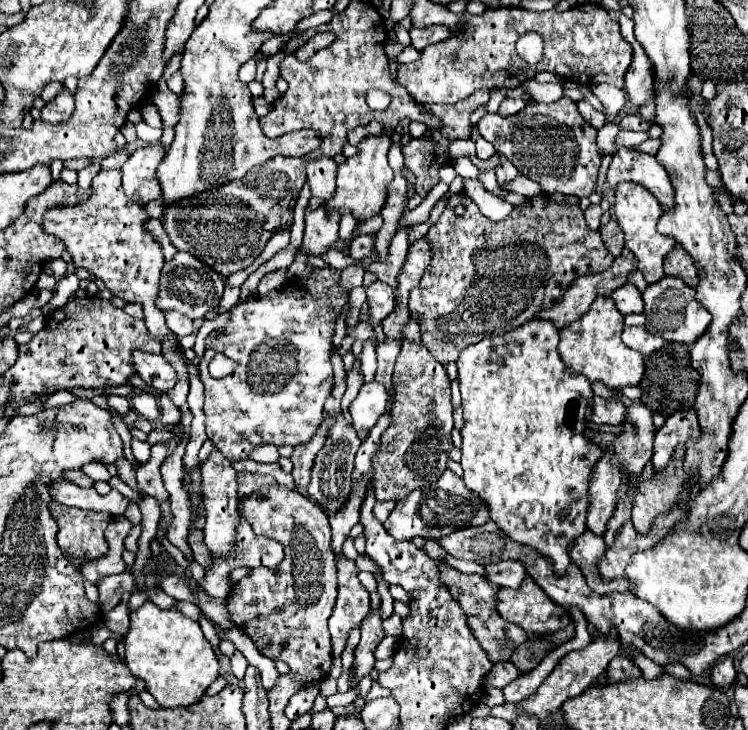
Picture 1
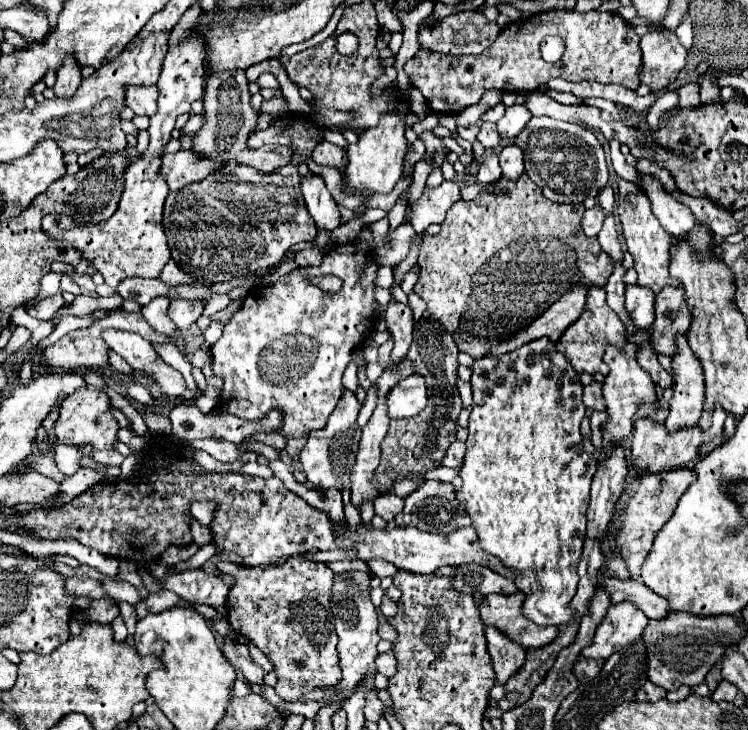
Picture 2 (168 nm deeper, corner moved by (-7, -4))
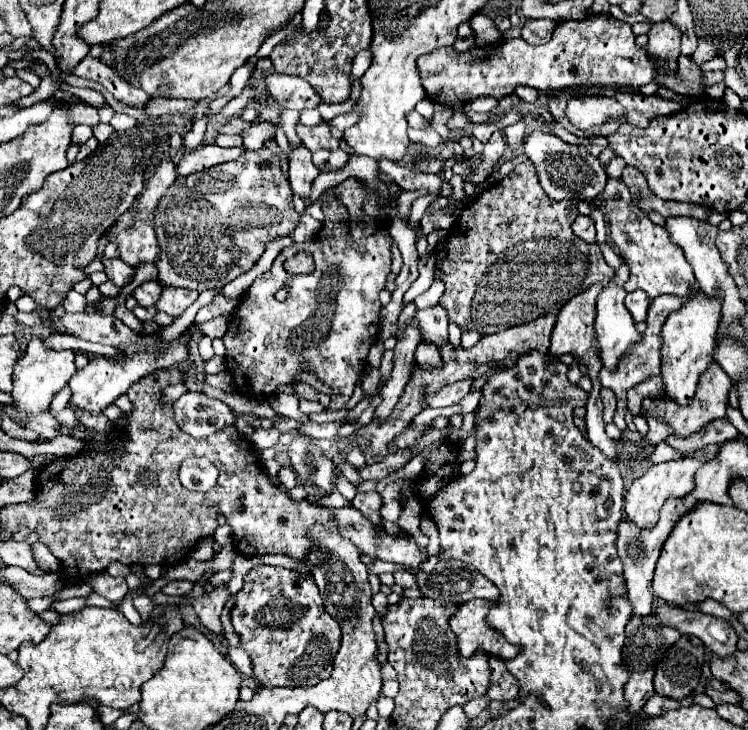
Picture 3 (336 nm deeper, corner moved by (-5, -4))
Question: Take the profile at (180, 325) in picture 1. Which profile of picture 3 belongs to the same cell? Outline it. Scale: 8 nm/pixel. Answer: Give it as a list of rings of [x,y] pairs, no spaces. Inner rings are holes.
[[[164,288],[156,310],[166,312],[172,318],[178,318],[180,314],[184,314],[184,310],[198,298],[196,290],[184,290],[184,288]]]

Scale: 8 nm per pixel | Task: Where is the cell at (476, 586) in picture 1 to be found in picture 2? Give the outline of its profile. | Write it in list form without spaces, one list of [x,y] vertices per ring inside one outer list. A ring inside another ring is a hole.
[[[486,626],[486,640],[496,672],[496,684],[506,684],[522,668],[522,662],[526,658],[526,648],[514,644],[512,640],[508,640],[508,636],[504,636],[492,626]]]

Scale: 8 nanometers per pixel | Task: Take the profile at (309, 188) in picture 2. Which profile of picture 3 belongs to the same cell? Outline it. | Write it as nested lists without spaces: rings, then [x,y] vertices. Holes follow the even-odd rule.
[[[292,148],[292,156],[288,158],[290,170],[290,188],[294,194],[298,194],[302,200],[310,198],[312,182],[320,174],[320,170],[312,164],[312,154],[308,148]]]

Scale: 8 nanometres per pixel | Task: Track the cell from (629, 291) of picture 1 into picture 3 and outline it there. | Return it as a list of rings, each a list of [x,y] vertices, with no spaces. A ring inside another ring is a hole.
[[[634,290],[626,296],[626,308],[630,310],[634,322],[644,322],[646,320],[648,306],[650,306],[650,300],[648,300],[644,290]]]

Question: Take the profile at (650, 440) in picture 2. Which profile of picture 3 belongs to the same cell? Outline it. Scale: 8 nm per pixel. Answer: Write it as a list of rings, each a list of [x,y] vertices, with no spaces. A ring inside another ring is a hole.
[[[710,364],[708,370],[700,376],[698,386],[696,386],[696,400],[692,400],[692,404],[688,408],[680,408],[678,404],[672,404],[672,400],[664,398],[664,400],[644,400],[644,418],[660,418],[666,426],[670,426],[674,430],[674,434],[678,436],[690,436],[694,432],[704,430],[710,422],[724,418],[726,416],[726,406],[728,406],[728,392],[732,388],[732,380],[730,376],[720,368],[720,364]]]

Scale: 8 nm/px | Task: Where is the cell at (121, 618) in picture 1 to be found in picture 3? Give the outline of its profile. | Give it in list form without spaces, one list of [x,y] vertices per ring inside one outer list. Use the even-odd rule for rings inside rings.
[[[174,580],[174,582],[166,584],[160,592],[166,596],[184,596],[192,590],[192,586],[194,586],[194,582],[190,582],[190,580]]]

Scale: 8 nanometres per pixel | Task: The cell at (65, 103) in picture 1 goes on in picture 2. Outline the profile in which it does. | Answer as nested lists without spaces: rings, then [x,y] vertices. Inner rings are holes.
[[[70,56],[70,60],[64,60],[62,68],[58,68],[54,94],[58,98],[70,98],[78,90],[80,82],[82,82],[80,64],[78,64],[78,60],[74,60],[74,56]]]

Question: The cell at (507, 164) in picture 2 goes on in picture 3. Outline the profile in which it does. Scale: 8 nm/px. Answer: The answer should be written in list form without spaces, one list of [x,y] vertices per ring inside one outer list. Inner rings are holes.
[[[518,120],[516,124],[512,126],[506,126],[504,130],[506,134],[506,144],[510,150],[518,150],[522,146],[522,140],[524,140],[524,120]]]

